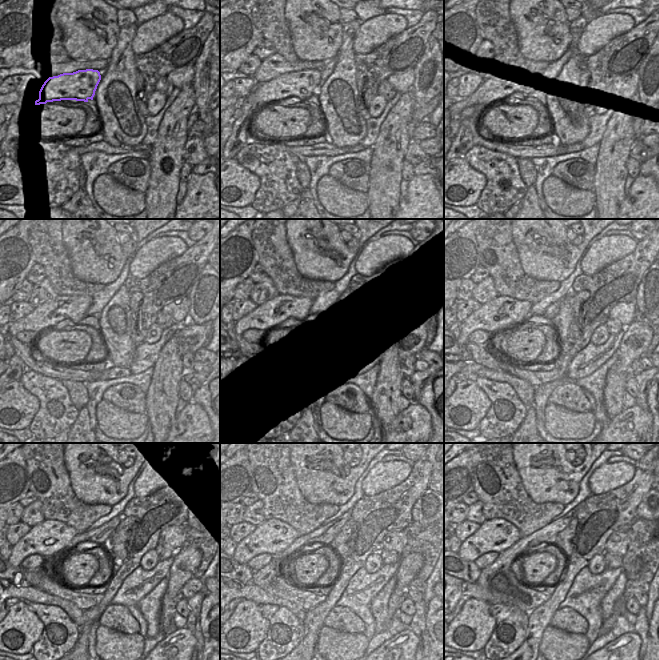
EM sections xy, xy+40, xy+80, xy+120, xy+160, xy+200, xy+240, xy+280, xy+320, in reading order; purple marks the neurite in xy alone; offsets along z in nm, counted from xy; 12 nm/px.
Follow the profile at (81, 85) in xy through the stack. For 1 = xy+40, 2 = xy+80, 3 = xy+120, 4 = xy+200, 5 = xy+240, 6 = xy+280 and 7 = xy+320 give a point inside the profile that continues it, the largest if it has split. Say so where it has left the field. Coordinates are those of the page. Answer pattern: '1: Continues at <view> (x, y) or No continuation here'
1: Continues at xy+40 (303, 84)
2: Continues at xy+80 (521, 84)
3: Continues at xy+120 (61, 310)
4: Continues at xy+200 (501, 313)
5: Continues at xy+240 (50, 536)
6: Continues at xy+280 (273, 536)
7: Continues at xy+320 (496, 535)

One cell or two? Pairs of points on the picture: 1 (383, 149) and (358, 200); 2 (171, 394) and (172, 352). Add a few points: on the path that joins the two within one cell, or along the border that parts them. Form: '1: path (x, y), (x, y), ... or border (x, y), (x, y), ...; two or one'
1: border (365, 193), (368, 208); two
2: path (171, 384), (171, 362); one

